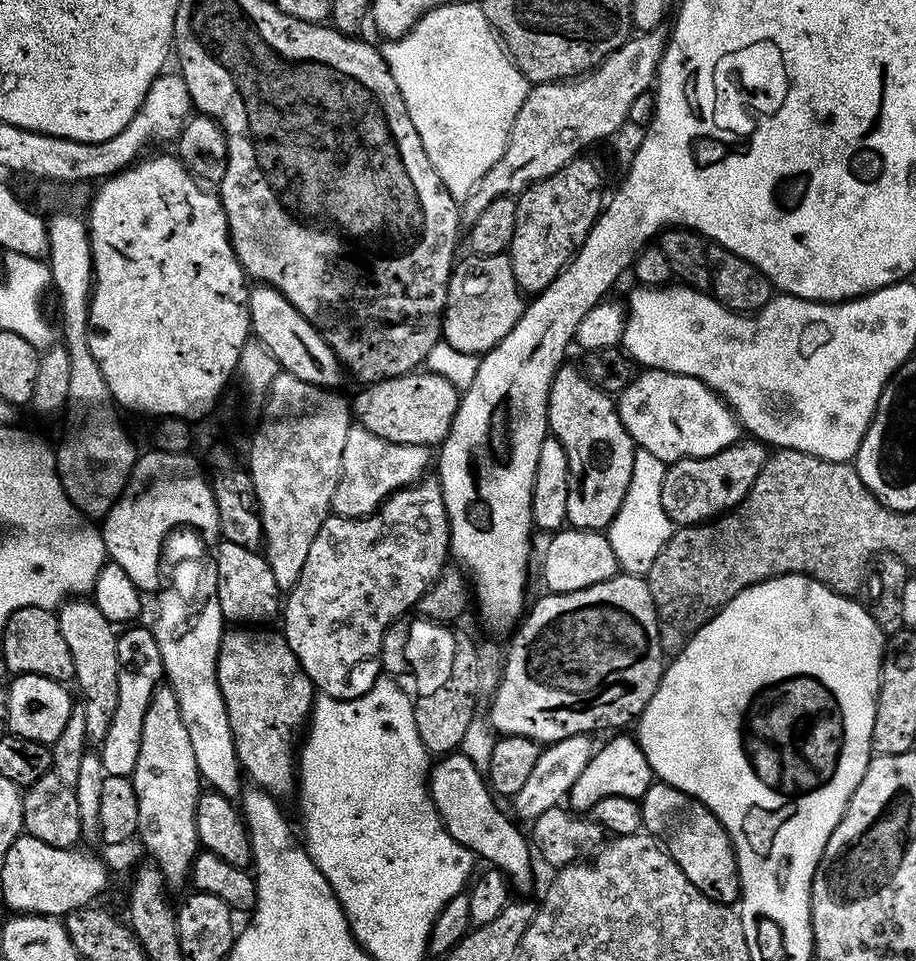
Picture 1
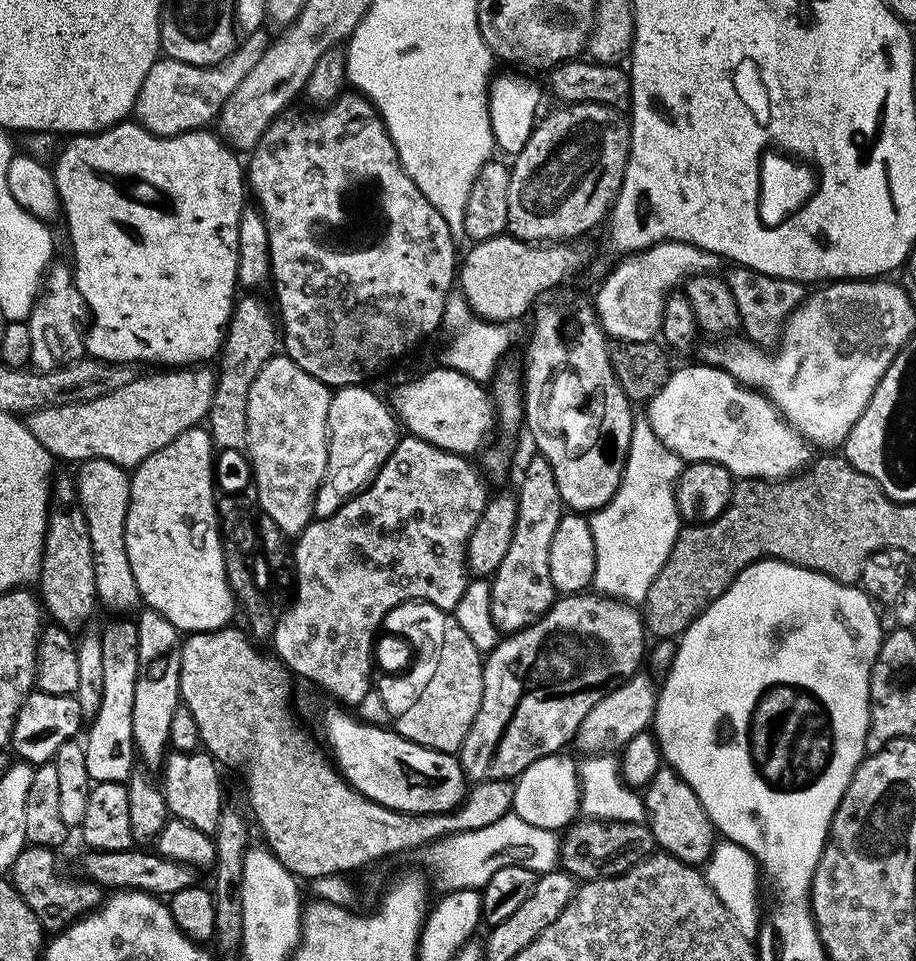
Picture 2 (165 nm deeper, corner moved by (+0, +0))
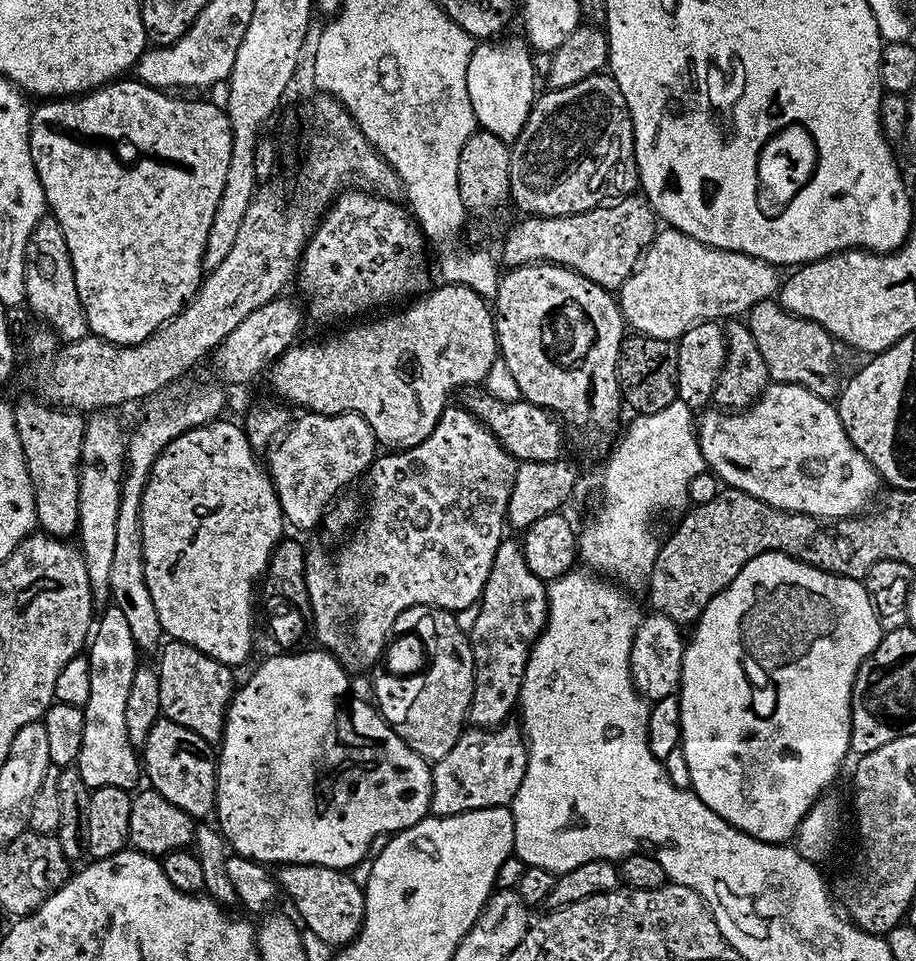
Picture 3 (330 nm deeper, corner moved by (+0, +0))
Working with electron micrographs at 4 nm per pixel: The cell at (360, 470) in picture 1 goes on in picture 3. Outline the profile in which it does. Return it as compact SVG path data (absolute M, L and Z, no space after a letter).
M308 412L295 424L296 421L275 441L276 449L269 454L266 468L276 485L285 521L291 527L293 524L296 528L312 528L323 521L326 509L347 489L344 487L358 476L363 477L371 469L372 462L378 455L378 441L368 423L353 412L333 416Z

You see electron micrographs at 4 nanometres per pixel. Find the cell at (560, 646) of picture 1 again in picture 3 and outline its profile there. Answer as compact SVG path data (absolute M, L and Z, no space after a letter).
M505 722L498 728L469 727L454 742L454 750L432 764L431 815L457 816L470 810L511 805L527 765L528 745L519 723Z

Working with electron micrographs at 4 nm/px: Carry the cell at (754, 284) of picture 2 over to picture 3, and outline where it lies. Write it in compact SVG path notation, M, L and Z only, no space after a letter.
M775 299L758 302L746 313L746 323L750 334L754 334L754 343L758 345L758 354L766 361L766 370L769 377L777 384L793 384L810 390L810 394L818 394L818 398L835 401L839 397L842 387L842 376L836 369L837 341L822 326L815 324L813 320L807 320L801 316L790 314Z

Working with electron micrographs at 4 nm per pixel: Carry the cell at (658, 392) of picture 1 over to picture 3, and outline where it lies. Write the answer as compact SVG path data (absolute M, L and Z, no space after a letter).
M769 383L768 389L760 396L760 399L752 405L751 408L742 412L729 412L727 410L704 410L699 413L698 423L696 424L696 440L700 443L702 450L702 458L705 465L727 487L737 488L746 494L750 494L754 498L758 498L762 502L766 502L775 508L781 508L787 512L801 512L807 516L815 516L823 518L825 521L831 522L849 516L859 516L865 511L864 508L876 496L876 487L881 487L882 481L880 475L874 470L874 466L868 459L854 446L854 442L850 442L850 438L846 434L846 430L842 426L842 418L836 412L836 404L831 400L823 400L818 398L818 394L810 394L810 390L806 390L802 386L794 386L793 384L777 384Z

